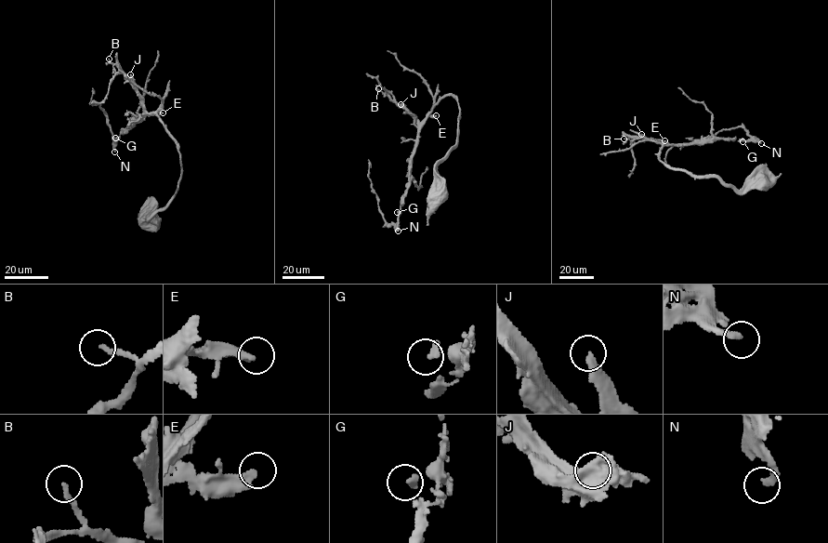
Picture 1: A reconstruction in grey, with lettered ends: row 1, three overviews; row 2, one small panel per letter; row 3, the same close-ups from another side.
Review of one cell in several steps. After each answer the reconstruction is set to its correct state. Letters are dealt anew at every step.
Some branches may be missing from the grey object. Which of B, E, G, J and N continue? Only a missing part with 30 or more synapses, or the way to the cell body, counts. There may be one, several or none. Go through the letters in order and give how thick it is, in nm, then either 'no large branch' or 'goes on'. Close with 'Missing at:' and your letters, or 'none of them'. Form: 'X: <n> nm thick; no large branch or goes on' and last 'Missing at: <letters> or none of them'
B: 170 nm thick; no large branch
E: 380 nm thick; no large branch
G: 240 nm thick; no large branch
J: 320 nm thick; no large branch
N: 240 nm thick; no large branch
Missing at: none of them

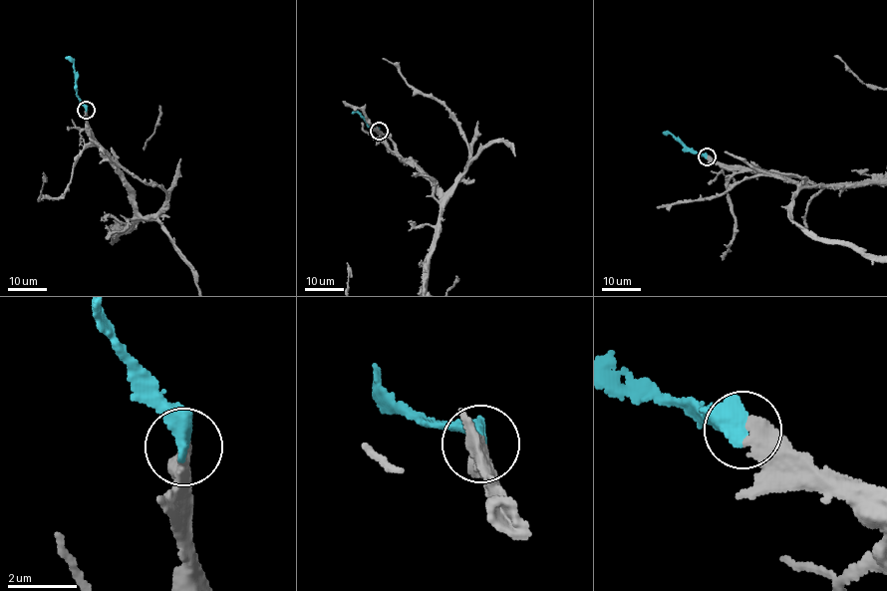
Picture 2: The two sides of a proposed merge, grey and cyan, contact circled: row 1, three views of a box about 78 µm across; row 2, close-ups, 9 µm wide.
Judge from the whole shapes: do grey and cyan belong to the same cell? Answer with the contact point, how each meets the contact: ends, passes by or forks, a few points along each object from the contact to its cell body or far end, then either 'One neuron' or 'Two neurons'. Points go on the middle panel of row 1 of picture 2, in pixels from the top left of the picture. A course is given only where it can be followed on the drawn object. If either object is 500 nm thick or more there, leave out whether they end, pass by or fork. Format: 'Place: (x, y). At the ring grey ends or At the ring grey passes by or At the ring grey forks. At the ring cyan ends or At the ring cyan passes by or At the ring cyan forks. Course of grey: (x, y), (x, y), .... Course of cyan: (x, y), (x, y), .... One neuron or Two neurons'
Place: (379, 131). Course of cyan: (379, 131), (367, 126), (361, 115), (352, 113). One neuron

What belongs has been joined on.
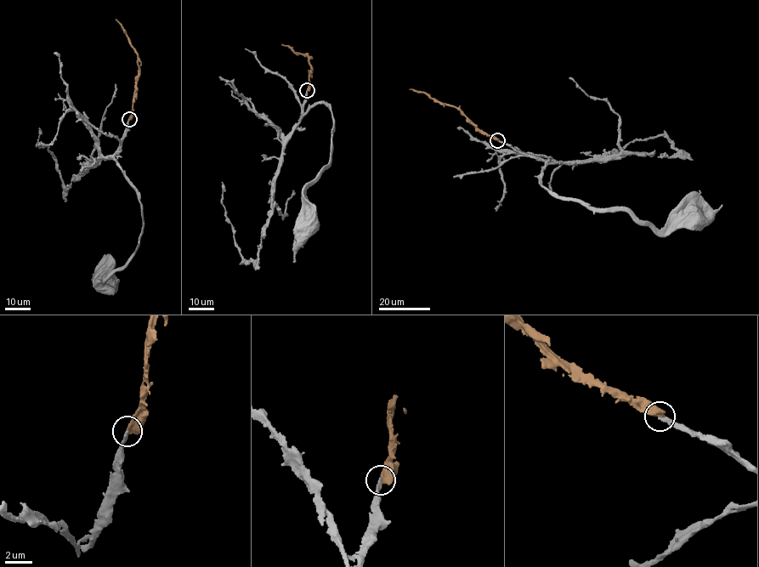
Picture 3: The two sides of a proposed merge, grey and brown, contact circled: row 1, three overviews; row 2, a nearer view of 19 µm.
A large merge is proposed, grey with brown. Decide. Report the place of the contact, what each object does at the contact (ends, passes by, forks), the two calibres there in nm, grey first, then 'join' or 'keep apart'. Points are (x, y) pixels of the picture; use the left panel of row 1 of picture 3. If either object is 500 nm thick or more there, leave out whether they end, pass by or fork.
(129, 119) | 260/550 nm | join

